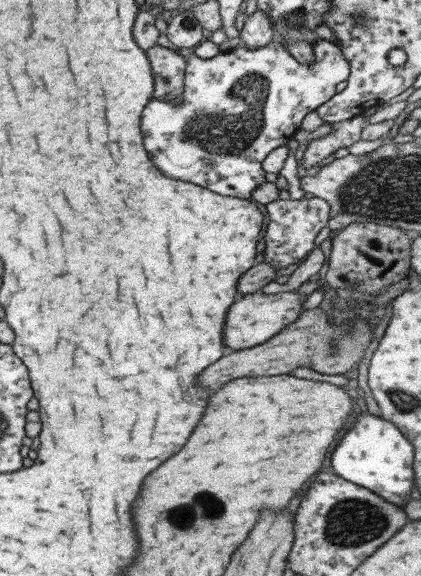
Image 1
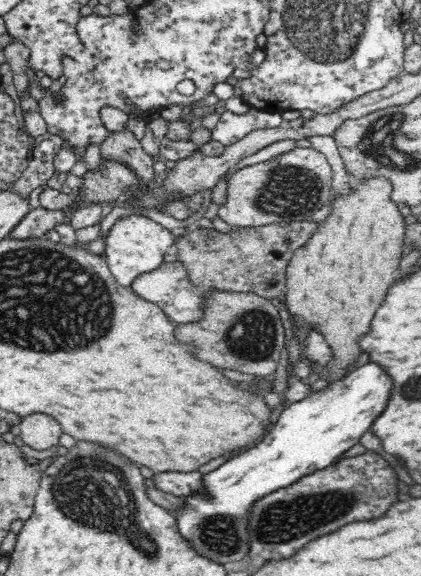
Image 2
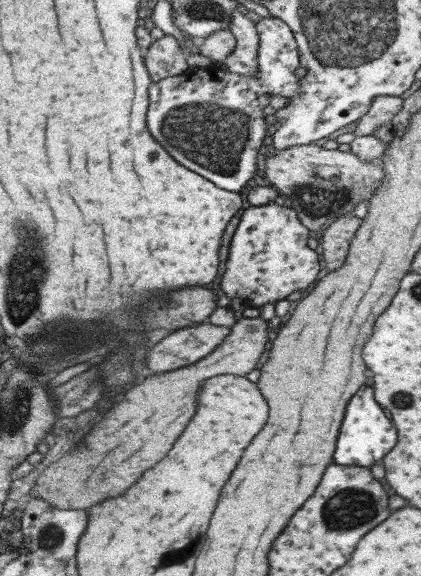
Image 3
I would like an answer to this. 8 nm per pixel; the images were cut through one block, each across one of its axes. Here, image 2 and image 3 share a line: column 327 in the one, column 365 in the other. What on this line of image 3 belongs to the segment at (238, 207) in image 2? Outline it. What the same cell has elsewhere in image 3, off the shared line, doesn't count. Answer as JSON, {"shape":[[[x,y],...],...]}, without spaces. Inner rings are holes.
{"shape":[[[321,142],[316,144],[306,144],[303,146],[293,146],[291,148],[285,148],[285,150],[277,150],[275,153],[270,153],[272,156],[264,157],[264,174],[267,182],[269,181],[272,185],[272,188],[275,189],[279,194],[284,198],[288,198],[291,203],[291,209],[296,213],[298,220],[307,230],[317,231],[321,226],[327,226],[329,222],[336,220],[337,218],[352,215],[354,207],[359,203],[366,203],[373,197],[373,194],[376,192],[376,189],[379,185],[382,184],[383,179],[383,167],[381,167],[379,161],[361,161],[357,155],[351,153],[351,151],[339,151],[338,149],[326,150],[321,147]]]}

